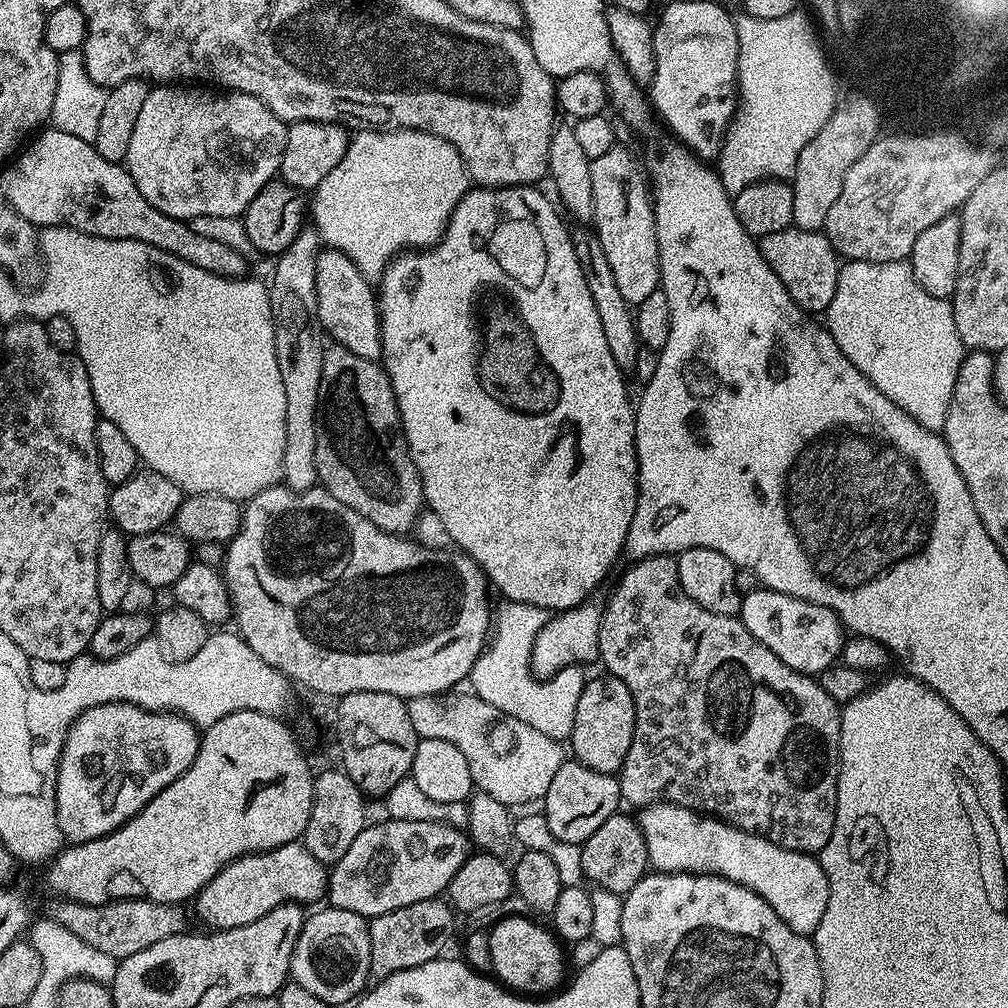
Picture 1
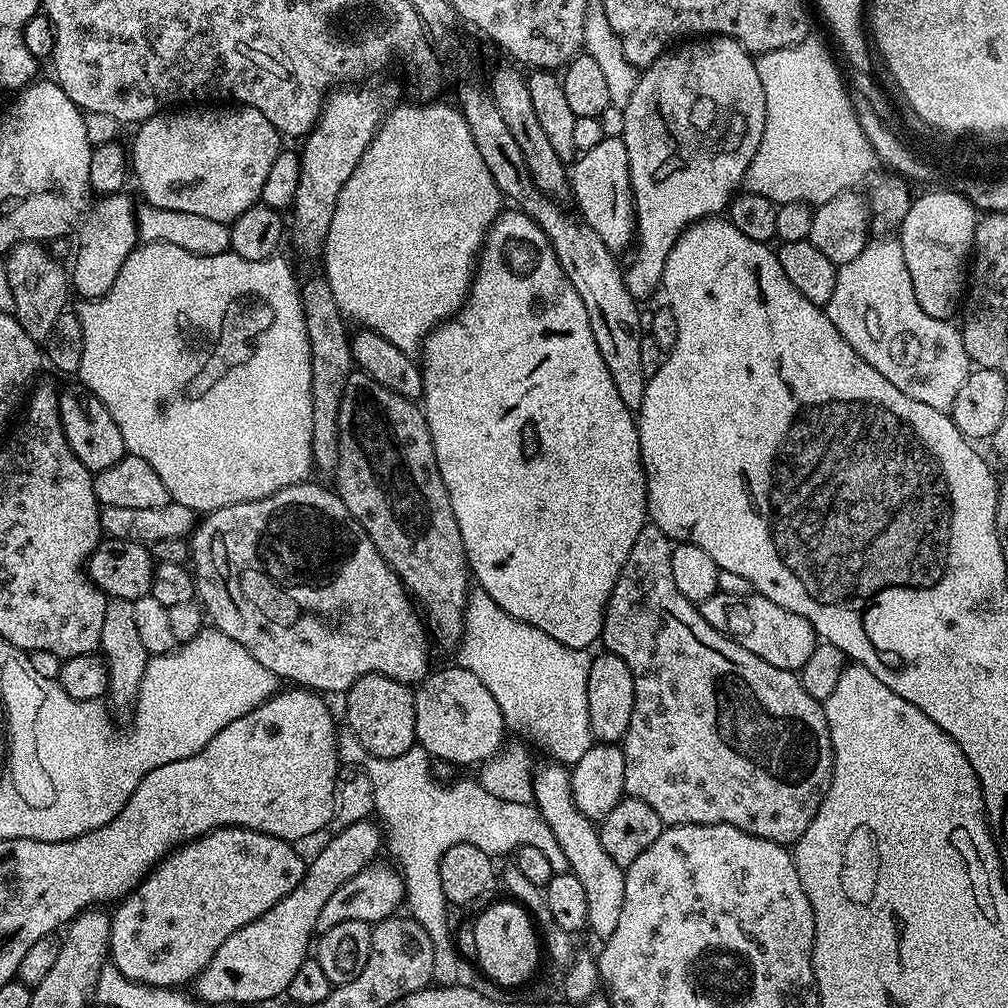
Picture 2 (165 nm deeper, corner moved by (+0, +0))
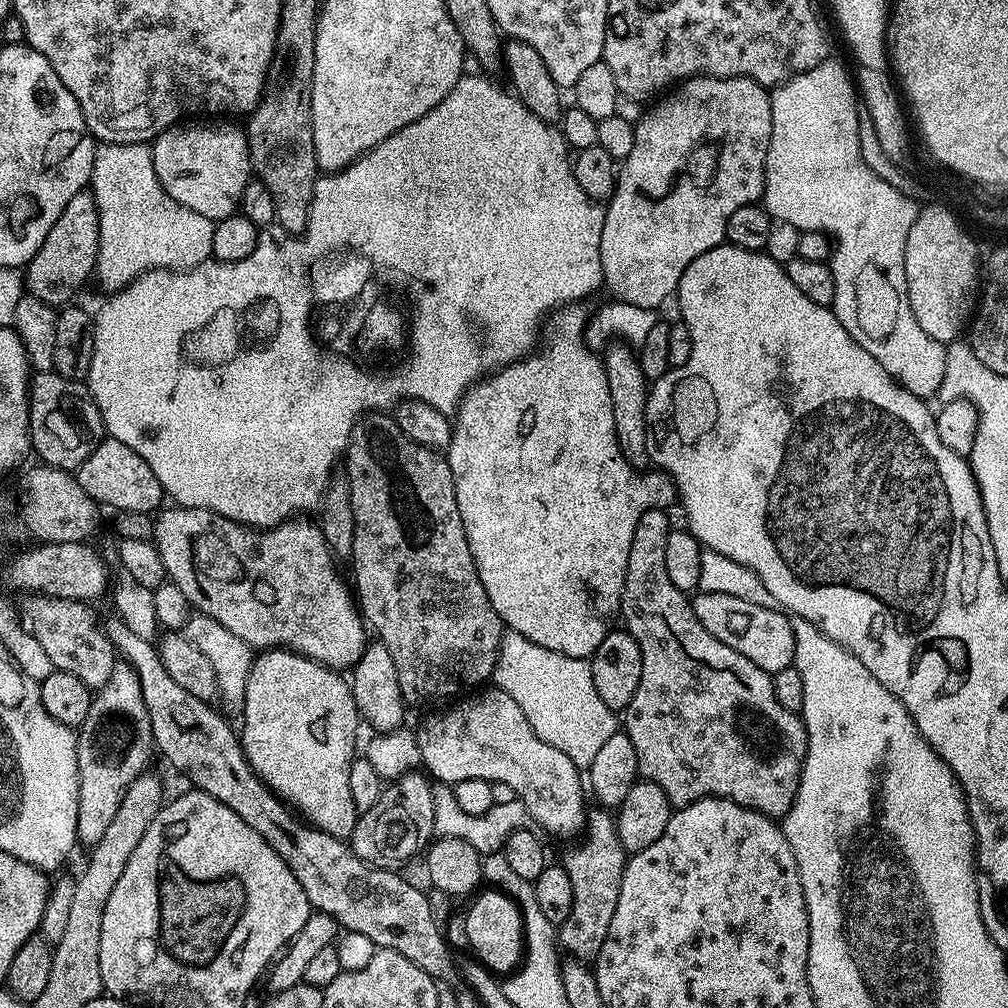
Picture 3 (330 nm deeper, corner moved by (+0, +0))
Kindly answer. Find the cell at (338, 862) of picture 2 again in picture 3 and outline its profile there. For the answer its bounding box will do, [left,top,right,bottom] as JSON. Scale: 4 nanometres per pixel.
[350,770,434,869]

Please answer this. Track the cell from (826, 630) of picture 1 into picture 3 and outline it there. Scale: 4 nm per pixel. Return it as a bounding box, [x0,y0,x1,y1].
[691,590,796,674]

